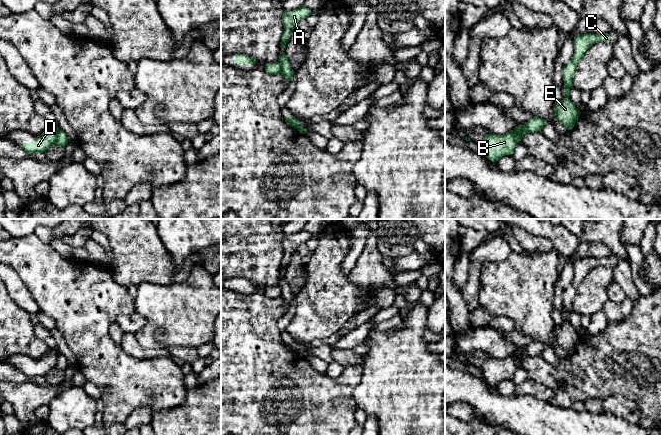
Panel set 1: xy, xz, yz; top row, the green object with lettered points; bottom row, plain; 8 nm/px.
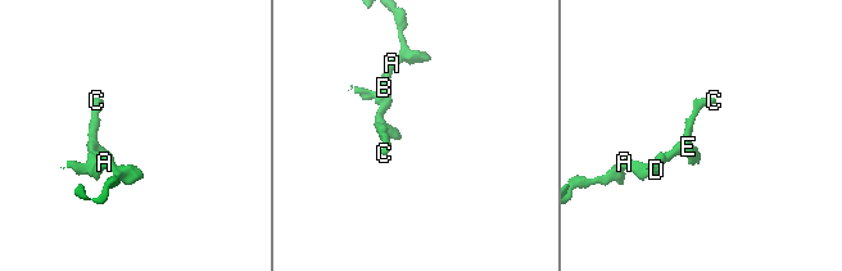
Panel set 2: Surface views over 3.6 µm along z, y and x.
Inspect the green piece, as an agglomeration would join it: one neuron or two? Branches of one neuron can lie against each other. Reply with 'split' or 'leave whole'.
split

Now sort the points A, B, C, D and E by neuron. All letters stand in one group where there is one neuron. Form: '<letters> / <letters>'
A B C E / D

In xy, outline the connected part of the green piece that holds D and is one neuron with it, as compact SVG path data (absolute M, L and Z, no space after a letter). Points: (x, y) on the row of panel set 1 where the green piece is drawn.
M49 123L48 128L35 141L29 143L19 143L19 145L29 154L43 153L54 145L58 133L58 126Z

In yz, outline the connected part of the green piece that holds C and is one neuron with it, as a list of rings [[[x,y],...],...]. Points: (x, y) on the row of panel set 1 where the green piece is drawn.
[[[587,33],[587,34],[576,34],[574,37],[574,55],[570,62],[563,66],[563,81],[564,81],[564,87],[562,88],[563,93],[563,99],[559,102],[555,101],[554,104],[554,114],[558,120],[559,123],[563,124],[568,130],[572,129],[575,126],[576,121],[578,120],[580,116],[580,111],[576,108],[576,106],[570,101],[569,99],[569,91],[573,88],[573,75],[576,70],[578,62],[581,60],[581,58],[584,56],[588,48],[599,42],[609,42],[610,37],[608,33],[602,33],[602,34],[594,34],[594,33]]]

